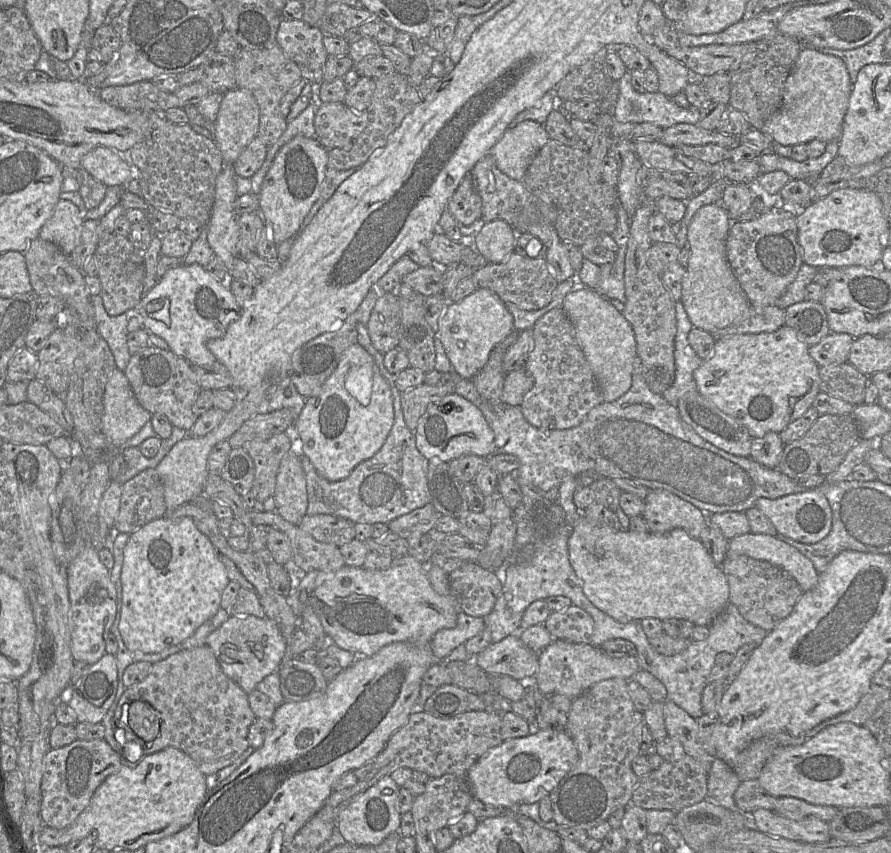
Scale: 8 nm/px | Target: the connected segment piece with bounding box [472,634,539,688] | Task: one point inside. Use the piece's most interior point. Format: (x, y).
(510, 656)

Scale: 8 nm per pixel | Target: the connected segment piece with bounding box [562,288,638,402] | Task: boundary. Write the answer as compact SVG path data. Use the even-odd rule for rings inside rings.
M590 288L569 292L563 300L562 309L574 326L577 342L592 369L603 401L617 400L630 389L634 361L638 358L630 323L607 298Z

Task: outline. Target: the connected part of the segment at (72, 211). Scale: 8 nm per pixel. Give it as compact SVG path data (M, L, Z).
M60 198L53 215L44 223L38 237L56 244L63 253L69 255L79 244L84 221L74 203Z

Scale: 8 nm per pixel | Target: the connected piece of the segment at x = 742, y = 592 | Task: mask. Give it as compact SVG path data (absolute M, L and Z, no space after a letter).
M737 555L726 557L721 569L729 585L729 603L737 607L745 620L767 632L772 631L791 614L796 602L803 594L794 578L766 561Z

